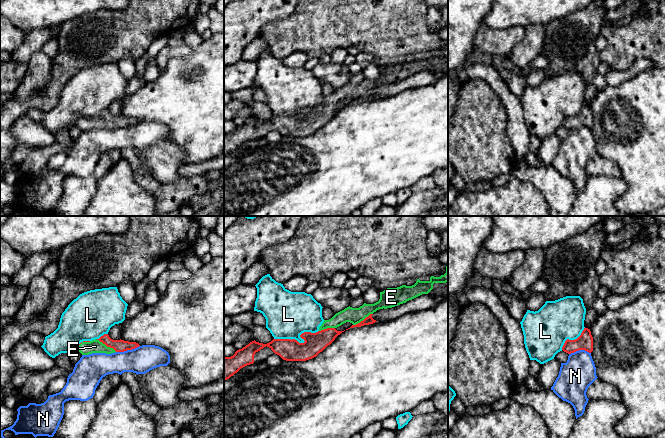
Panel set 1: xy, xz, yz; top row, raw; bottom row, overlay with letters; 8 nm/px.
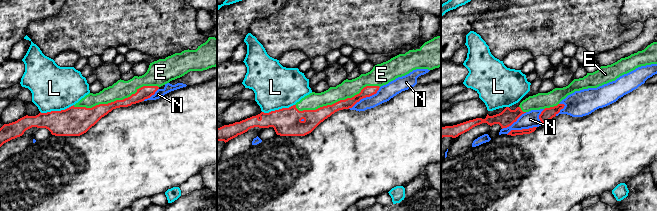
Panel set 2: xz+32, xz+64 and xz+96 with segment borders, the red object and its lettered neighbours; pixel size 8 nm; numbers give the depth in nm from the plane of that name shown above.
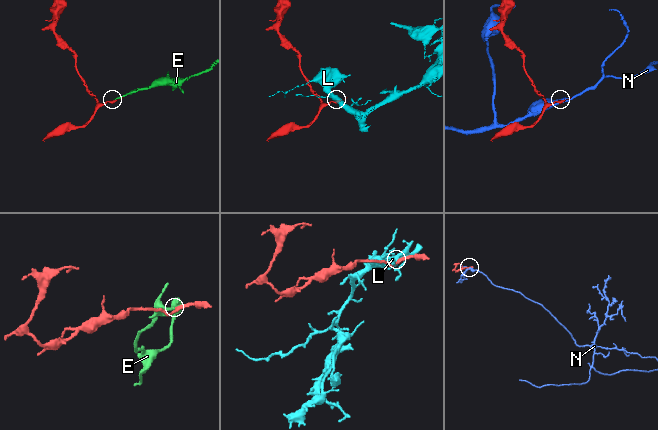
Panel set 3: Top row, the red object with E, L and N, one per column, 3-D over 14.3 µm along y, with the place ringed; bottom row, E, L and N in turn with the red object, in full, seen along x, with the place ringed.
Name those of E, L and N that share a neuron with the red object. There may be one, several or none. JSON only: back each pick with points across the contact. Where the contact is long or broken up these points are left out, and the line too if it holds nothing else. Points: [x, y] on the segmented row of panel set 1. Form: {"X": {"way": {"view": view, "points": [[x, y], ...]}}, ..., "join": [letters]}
{"join": ["E"]}

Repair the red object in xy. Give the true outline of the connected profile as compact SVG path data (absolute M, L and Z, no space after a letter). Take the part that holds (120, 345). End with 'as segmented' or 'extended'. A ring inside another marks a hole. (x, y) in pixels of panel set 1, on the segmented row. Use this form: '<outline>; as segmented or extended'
M104 334L99 339L92 341L83 341L77 347L76 350L82 355L89 355L92 353L106 353L111 354L115 352L124 352L132 350L140 345L136 342L129 342L124 340L113 340L108 334Z; extended

